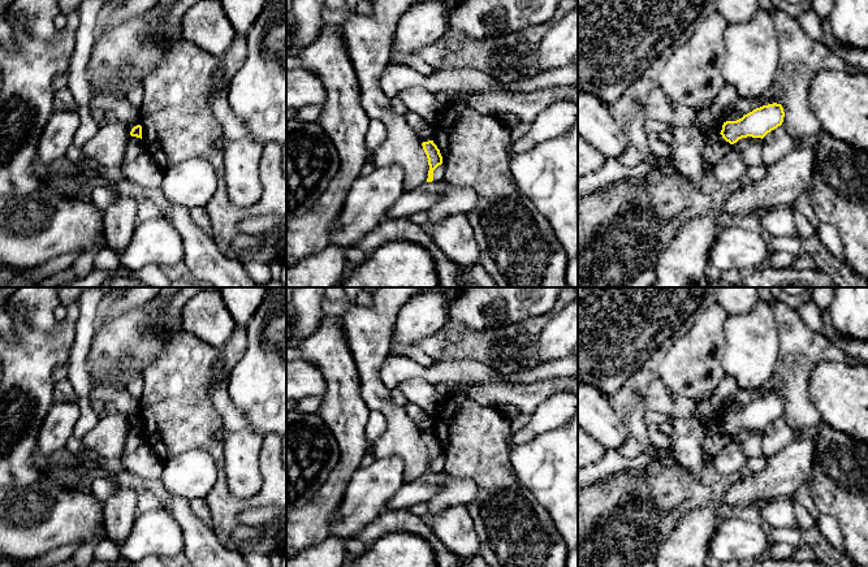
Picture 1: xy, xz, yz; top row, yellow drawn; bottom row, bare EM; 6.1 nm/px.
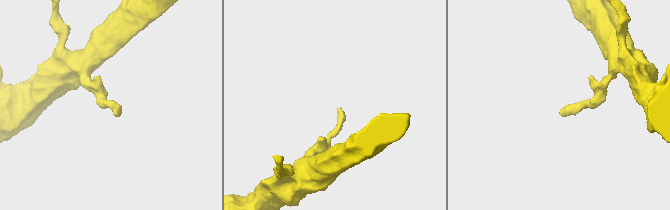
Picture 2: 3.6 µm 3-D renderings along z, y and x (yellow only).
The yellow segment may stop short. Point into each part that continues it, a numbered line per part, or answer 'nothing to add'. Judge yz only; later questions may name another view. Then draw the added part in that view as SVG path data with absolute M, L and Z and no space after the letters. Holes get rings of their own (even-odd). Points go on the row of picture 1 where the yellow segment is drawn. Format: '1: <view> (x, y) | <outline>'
nothing to add

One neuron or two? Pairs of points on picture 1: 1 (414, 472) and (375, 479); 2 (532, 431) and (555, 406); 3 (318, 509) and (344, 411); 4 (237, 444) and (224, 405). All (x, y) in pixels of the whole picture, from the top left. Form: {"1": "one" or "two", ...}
{"1": "two", "2": "one", "3": "one", "4": "one"}

